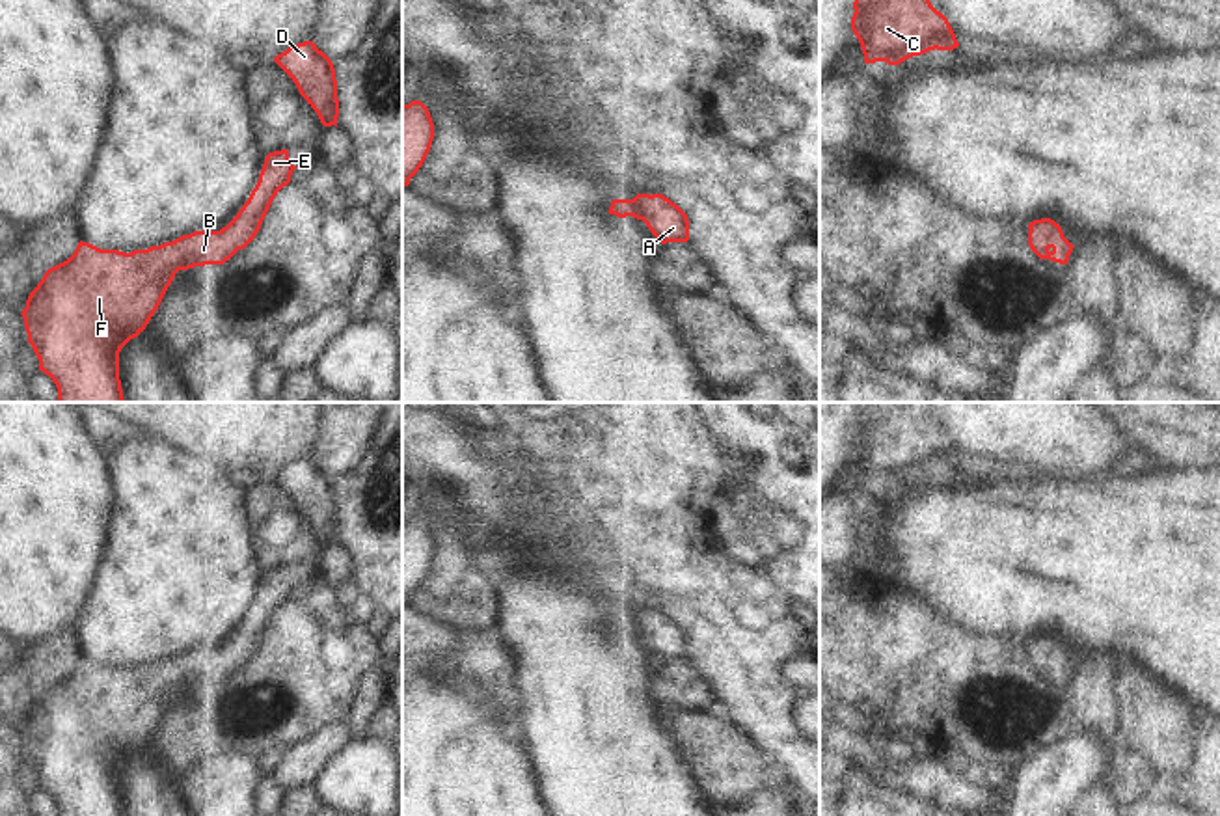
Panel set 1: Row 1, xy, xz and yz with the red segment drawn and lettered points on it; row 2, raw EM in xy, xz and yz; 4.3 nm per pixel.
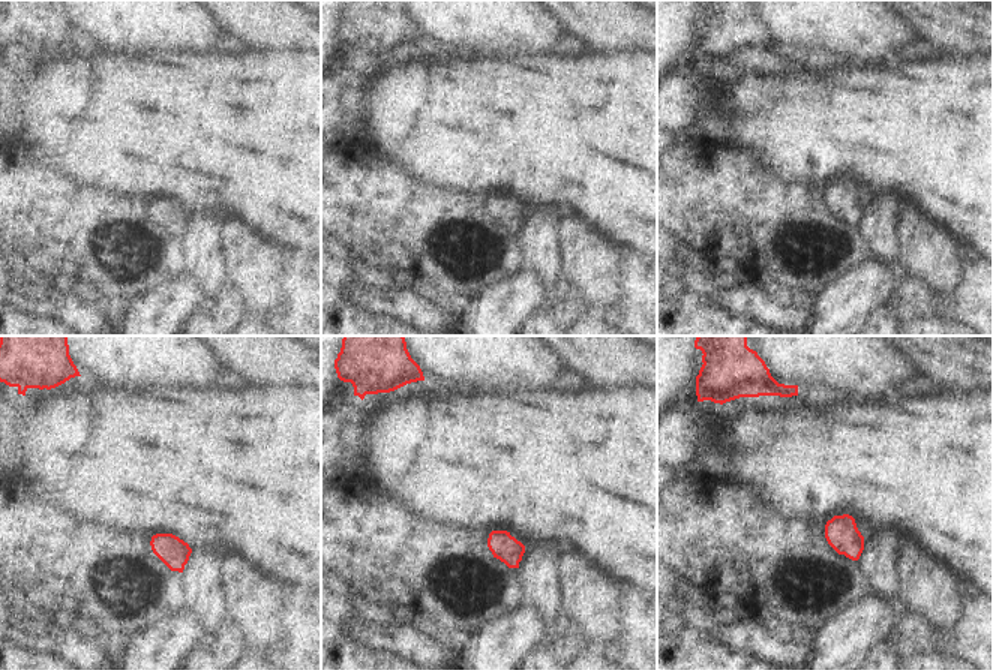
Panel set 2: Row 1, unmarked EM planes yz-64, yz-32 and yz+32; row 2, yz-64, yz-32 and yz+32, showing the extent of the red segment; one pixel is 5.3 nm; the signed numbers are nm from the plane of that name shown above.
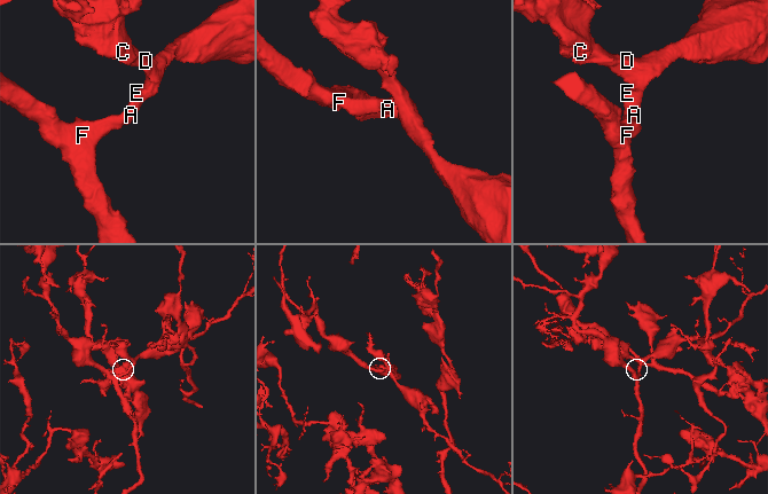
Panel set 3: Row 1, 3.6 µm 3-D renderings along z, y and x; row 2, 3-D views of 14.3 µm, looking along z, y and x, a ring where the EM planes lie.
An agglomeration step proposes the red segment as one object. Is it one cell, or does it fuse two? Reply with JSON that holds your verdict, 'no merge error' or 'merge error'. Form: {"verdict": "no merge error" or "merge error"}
{"verdict": "no merge error"}

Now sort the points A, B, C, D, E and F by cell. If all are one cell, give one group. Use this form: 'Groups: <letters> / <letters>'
Groups: A B C D E F.

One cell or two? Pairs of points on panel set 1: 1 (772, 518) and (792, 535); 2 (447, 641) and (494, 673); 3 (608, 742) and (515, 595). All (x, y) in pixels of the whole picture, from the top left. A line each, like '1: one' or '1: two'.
1: one
2: one
3: one

